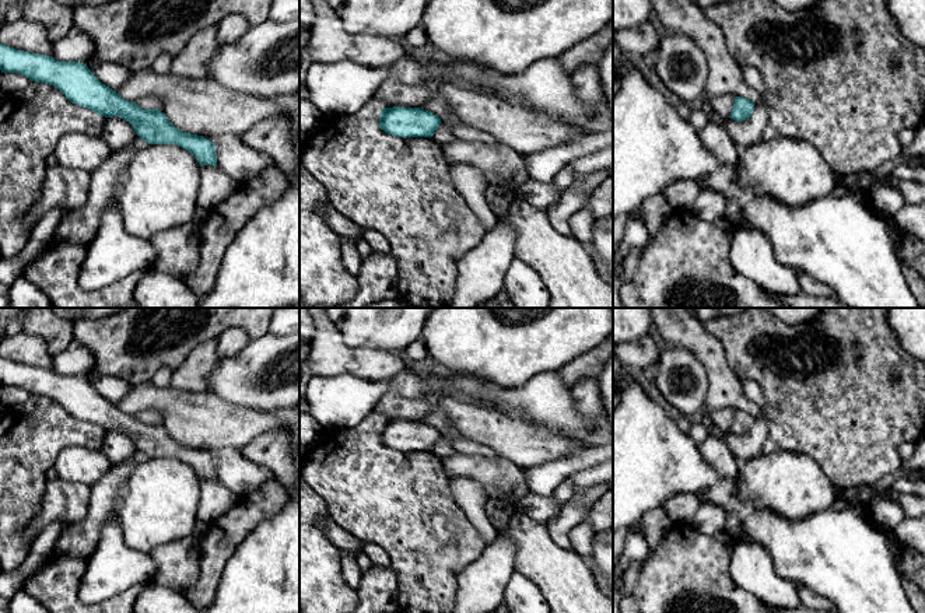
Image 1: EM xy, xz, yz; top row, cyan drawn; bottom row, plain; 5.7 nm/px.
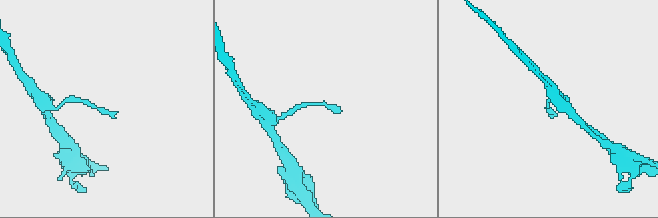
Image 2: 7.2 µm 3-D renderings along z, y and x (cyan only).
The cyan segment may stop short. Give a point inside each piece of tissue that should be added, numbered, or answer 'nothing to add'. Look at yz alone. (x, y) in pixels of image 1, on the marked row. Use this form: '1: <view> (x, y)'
nothing to add

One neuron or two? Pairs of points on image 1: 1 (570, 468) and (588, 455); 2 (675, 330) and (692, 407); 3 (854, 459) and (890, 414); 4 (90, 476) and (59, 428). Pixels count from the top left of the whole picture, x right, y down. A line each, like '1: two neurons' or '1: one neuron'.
1: one neuron
2: two neurons
3: one neuron
4: two neurons

